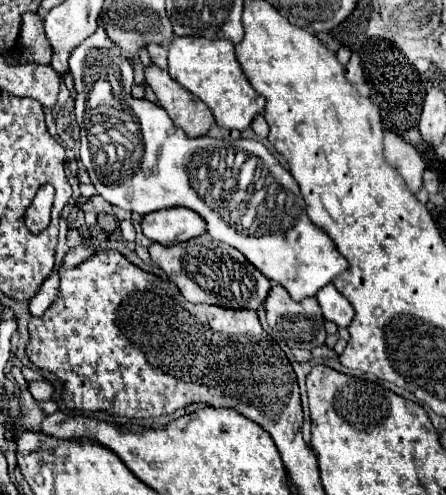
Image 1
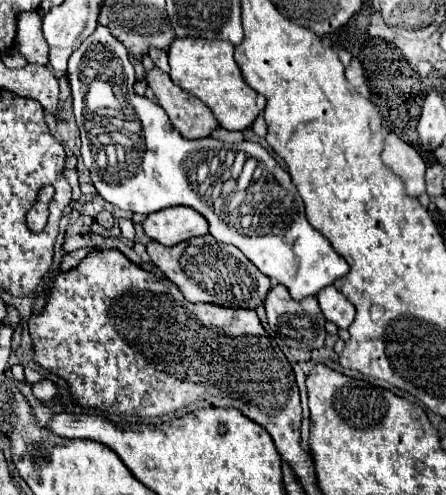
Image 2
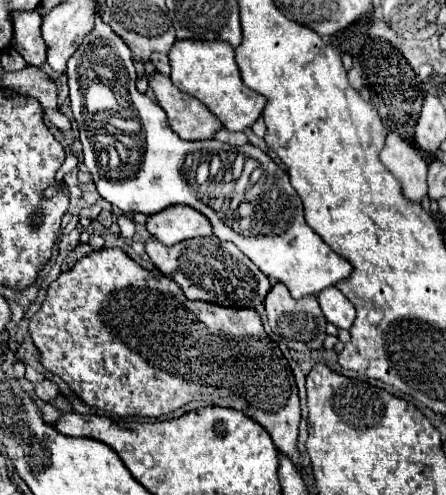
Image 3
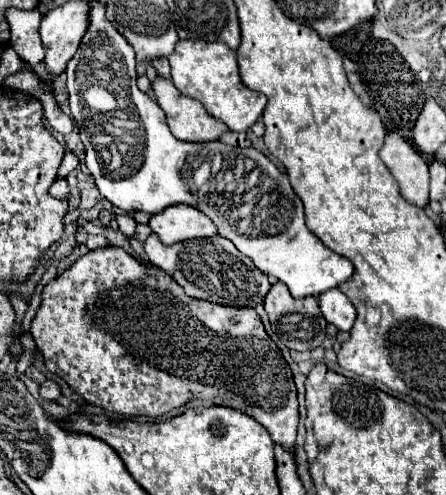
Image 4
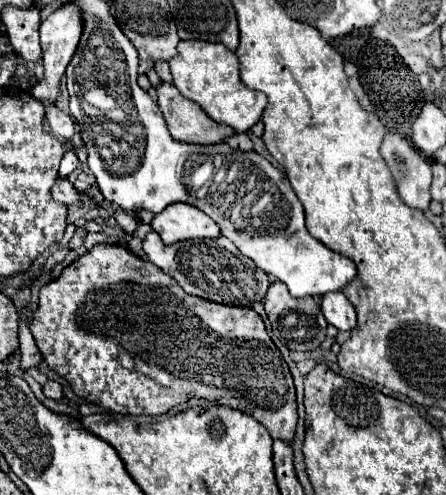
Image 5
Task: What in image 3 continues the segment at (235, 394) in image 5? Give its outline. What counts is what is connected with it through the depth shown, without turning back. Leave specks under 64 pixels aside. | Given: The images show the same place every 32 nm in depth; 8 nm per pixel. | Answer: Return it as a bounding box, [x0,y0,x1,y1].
[30,248,304,472]

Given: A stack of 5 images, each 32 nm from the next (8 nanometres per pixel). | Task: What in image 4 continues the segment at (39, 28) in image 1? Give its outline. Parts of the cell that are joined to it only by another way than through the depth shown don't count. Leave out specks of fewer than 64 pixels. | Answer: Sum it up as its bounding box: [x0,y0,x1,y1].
[6,8,44,66]

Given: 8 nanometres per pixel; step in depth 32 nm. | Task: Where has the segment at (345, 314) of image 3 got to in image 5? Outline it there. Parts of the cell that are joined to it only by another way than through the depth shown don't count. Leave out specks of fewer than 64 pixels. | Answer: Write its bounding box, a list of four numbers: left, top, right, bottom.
[320,292,356,330]

